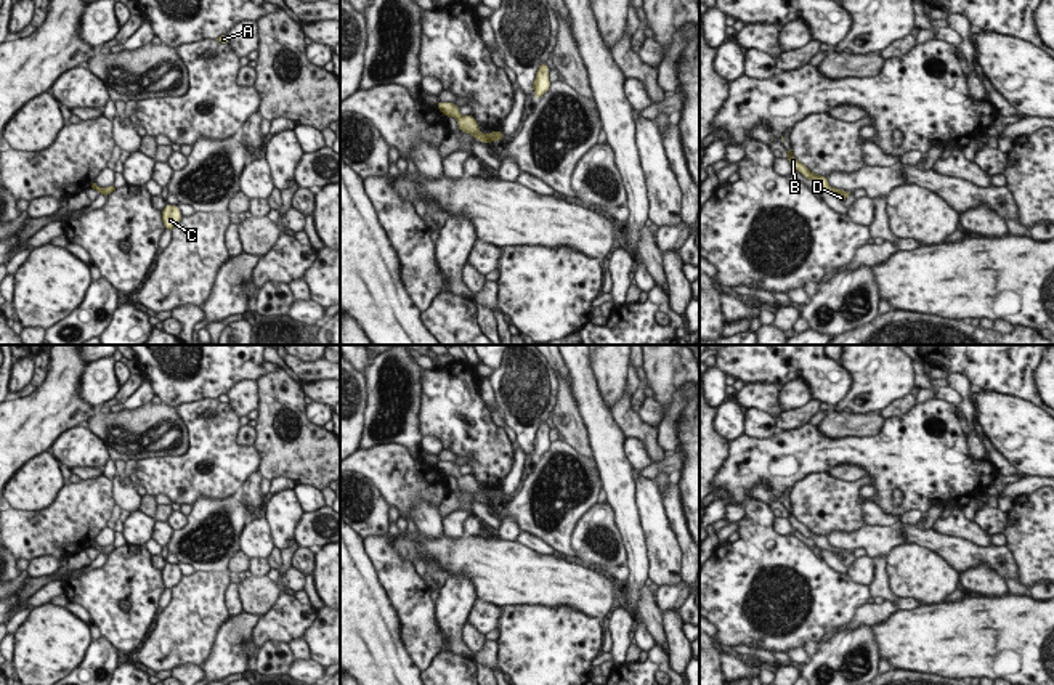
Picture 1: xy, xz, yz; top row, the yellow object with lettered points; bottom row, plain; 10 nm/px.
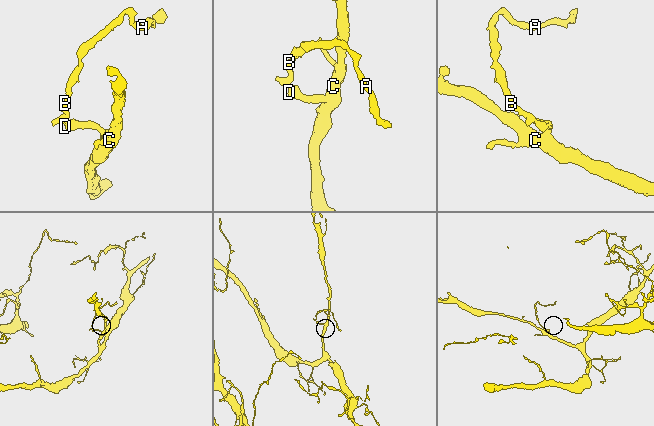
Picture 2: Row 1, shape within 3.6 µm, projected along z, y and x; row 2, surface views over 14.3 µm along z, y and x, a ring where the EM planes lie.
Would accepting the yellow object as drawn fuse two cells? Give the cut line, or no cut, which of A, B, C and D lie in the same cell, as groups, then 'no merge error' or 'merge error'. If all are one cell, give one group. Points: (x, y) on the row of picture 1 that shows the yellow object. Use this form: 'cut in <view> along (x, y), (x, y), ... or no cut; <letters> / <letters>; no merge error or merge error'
no cut; A B C D; no merge error

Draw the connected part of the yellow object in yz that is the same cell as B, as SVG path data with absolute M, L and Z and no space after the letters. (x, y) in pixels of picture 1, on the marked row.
M791 149L788 151L788 162L794 170L801 172L804 178L812 180L818 189L829 191L839 202L844 202L849 197L850 193L831 188L826 176L810 172L802 162L797 160L797 157L793 156Z

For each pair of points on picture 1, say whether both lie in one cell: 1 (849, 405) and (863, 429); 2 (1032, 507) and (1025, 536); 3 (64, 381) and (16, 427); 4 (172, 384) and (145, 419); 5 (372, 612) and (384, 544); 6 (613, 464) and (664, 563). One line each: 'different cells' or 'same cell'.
1: different cells
2: same cell
3: same cell
4: different cells
5: different cells
6: different cells

